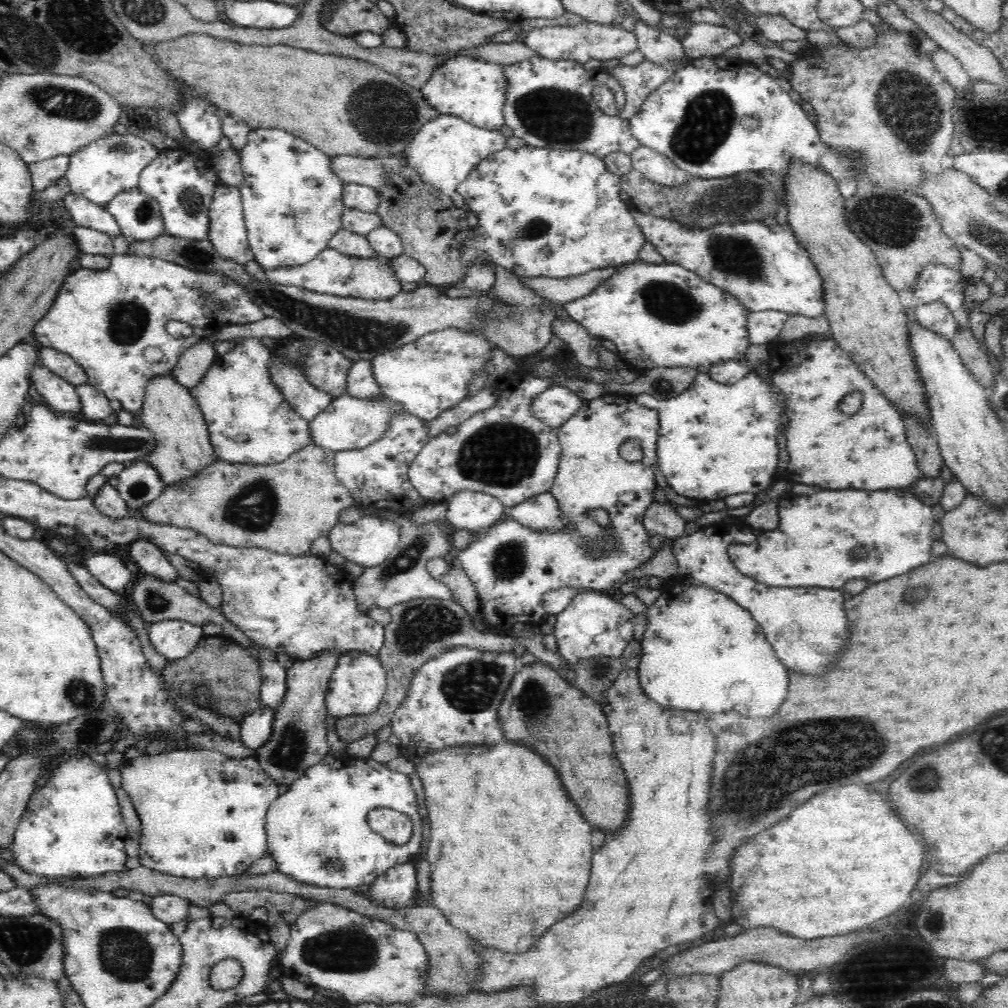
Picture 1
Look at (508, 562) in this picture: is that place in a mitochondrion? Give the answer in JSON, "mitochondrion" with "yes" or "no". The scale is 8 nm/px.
{"mitochondrion":"yes"}

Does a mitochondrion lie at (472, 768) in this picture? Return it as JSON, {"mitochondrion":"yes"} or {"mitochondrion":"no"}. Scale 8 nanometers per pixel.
{"mitochondrion":"no"}

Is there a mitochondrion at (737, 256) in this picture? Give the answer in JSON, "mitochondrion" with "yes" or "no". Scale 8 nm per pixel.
{"mitochondrion":"yes"}

